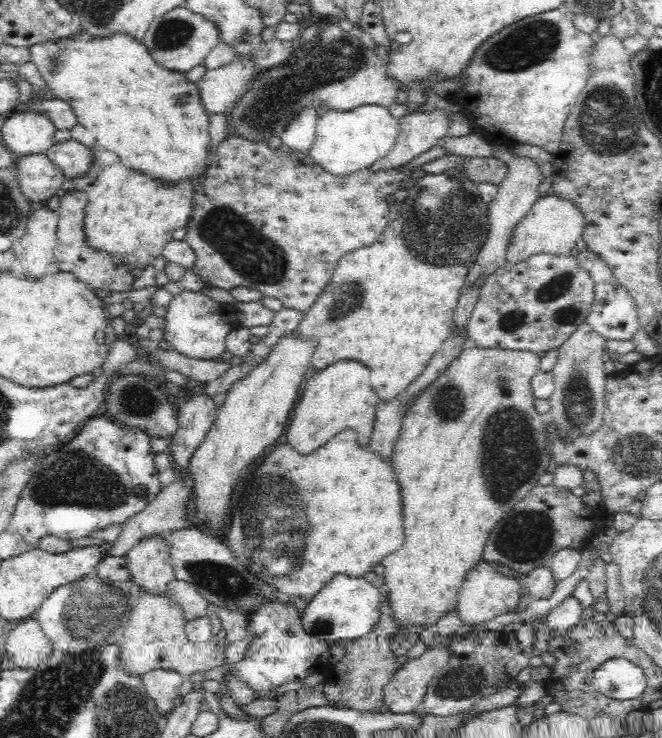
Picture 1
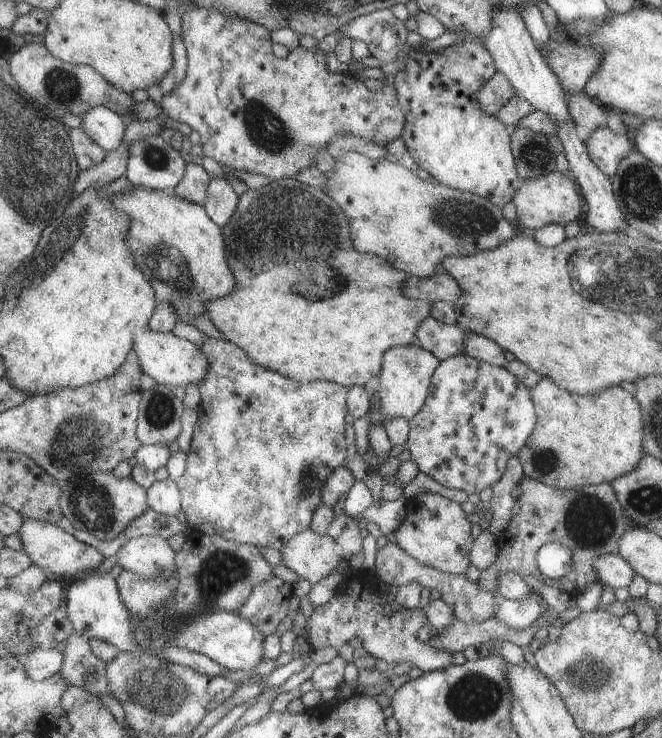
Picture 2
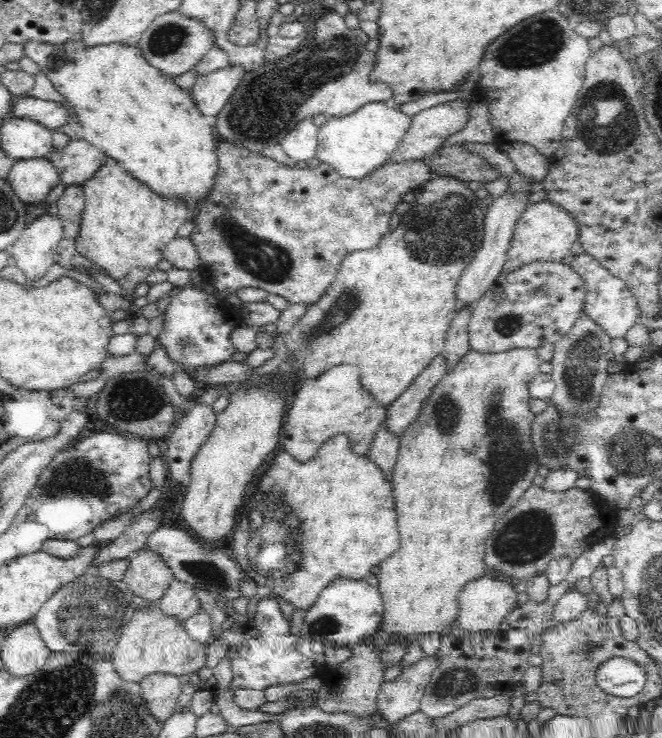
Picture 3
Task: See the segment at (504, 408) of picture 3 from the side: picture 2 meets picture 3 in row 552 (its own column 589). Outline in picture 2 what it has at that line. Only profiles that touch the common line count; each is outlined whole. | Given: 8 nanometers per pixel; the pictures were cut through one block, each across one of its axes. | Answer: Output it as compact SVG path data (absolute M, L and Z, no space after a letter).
M549 377L530 388L537 420L527 442L515 456L522 466L522 474L556 489L578 489L585 485L610 483L614 478L632 471L645 457L643 452L643 418L637 400L617 385L594 395L578 395L560 388Z

